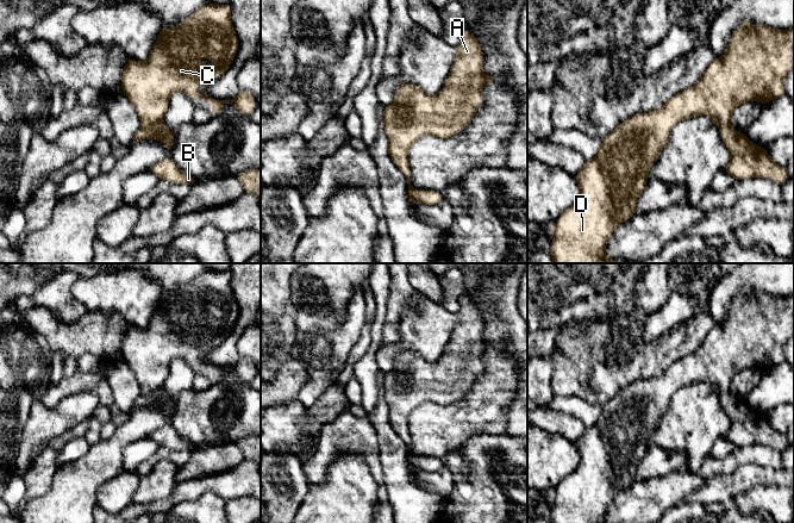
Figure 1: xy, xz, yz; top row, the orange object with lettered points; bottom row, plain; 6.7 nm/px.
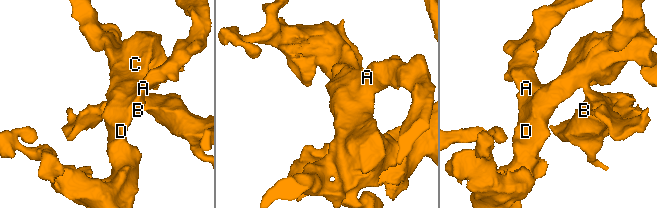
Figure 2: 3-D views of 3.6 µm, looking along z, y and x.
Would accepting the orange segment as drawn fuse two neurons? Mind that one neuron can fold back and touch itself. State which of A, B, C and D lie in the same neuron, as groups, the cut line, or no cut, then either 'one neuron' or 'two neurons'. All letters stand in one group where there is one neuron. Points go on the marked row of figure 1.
groups A C D / B; cut xy (160, 120), (141, 128); two neurons

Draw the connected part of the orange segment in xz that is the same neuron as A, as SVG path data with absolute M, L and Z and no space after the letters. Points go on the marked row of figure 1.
M464 29L445 86L437 95L427 95L419 86L405 83L395 91L393 102L383 106L389 156L405 175L408 189L415 189L409 182L412 144L425 135L451 138L470 124L483 102L482 89L494 80L482 68L481 44Z

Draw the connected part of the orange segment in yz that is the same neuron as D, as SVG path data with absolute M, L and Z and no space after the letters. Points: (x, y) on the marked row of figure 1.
M740 23L730 38L725 54L714 60L704 75L689 88L671 96L659 110L637 113L619 124L601 141L598 154L586 161L581 170L575 174L580 187L576 203L563 211L554 223L555 238L549 253L554 263L618 263L618 259L606 259L605 248L608 238L623 222L630 220L636 213L637 199L646 187L650 175L649 168L659 157L662 149L669 143L673 127L698 114L711 117L718 127L729 126L733 111L746 101L757 100L762 106L784 95L783 81L794 69L794 29L775 30L769 26Z

